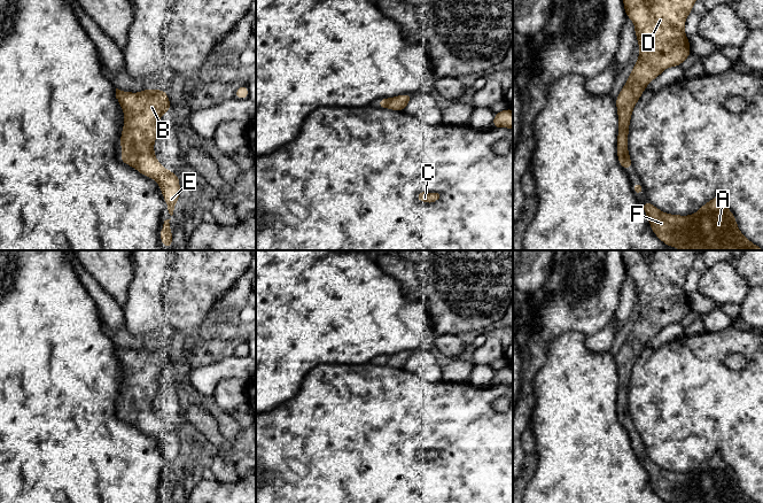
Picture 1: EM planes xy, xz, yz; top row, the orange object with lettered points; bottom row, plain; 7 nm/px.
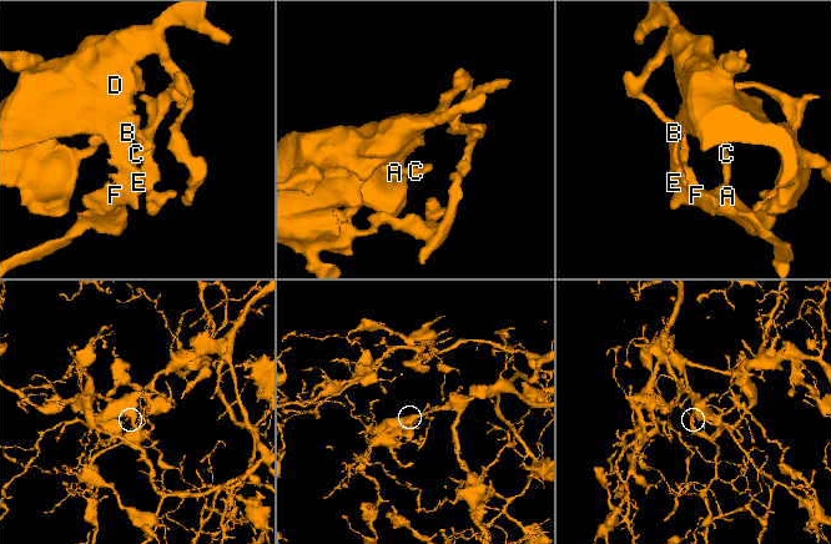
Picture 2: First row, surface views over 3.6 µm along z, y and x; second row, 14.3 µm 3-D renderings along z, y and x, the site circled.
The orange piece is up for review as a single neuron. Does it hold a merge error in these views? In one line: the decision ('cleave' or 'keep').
keep

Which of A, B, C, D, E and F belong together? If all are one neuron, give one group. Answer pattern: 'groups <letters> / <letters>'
groups A B C D E F

